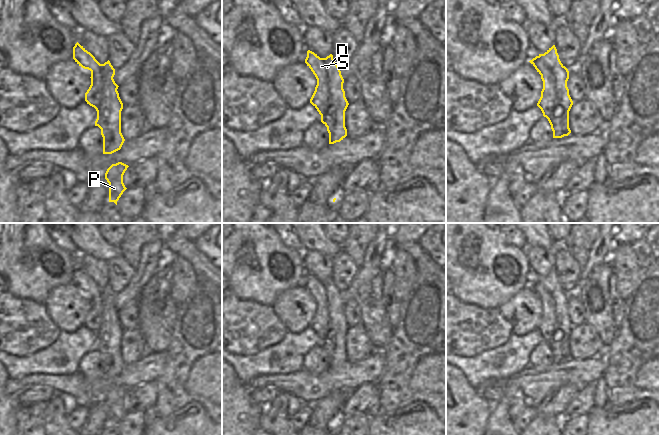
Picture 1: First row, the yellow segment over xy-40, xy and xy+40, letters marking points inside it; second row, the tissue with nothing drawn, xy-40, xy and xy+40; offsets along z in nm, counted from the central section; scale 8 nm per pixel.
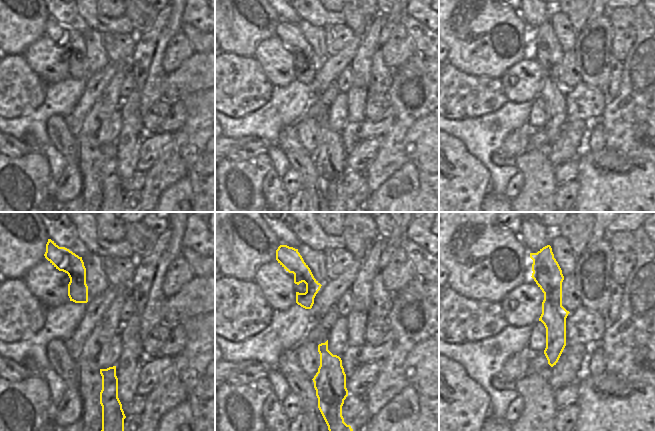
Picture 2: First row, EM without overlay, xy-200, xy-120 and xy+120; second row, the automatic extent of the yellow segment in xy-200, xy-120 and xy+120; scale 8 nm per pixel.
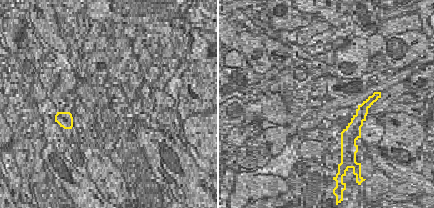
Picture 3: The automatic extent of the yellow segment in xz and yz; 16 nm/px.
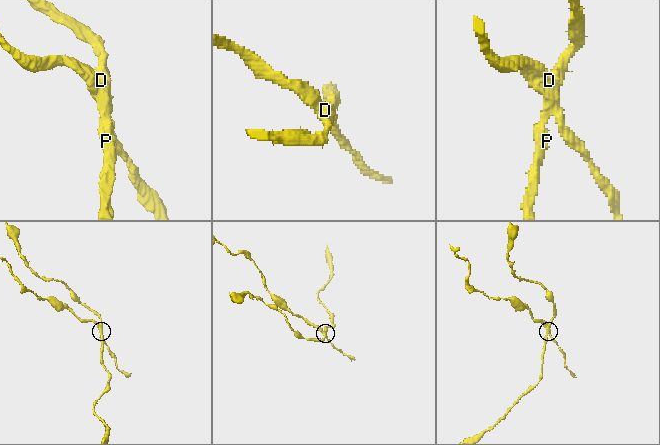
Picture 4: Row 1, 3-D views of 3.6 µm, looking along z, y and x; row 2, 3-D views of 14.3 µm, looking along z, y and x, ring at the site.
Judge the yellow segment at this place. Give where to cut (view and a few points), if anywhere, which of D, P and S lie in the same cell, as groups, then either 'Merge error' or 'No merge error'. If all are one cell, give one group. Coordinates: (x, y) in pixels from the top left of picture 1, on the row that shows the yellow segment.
Split along xy+40 (539, 55), (554, 79), (558, 104), (562, 109), (559, 116). Groups: D P / S. Merge error

